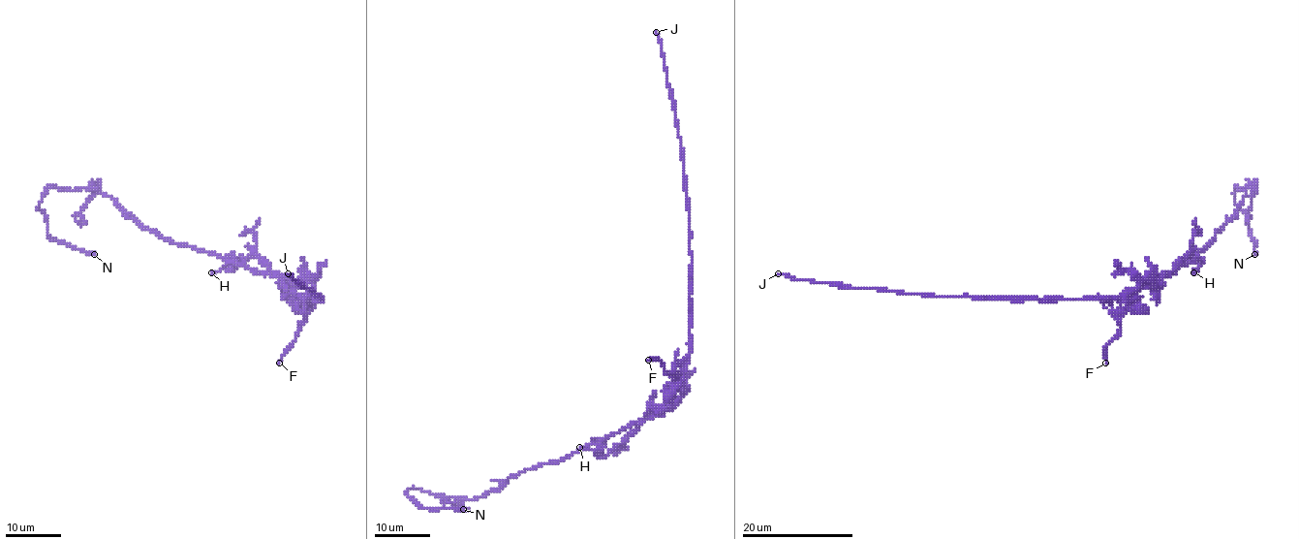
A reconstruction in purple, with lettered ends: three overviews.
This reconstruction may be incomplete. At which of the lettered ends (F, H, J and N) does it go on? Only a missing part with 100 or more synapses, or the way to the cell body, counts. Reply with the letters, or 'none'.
N

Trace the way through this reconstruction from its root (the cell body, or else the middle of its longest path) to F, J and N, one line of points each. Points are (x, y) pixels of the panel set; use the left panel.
F: (285, 277), (307, 292), (310, 309), (294, 342), (279, 363)
J: (285, 277), (300, 285), (314, 297), (323, 299), (288, 273)
N: (285, 277), (167, 241), (94, 190), (50, 187), (38, 206), (48, 235), (94, 254)

